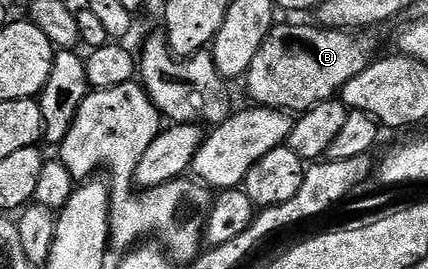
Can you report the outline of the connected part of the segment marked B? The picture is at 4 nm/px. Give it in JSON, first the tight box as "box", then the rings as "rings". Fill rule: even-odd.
{"box":[243,21,374,113],"rings":[[[281,21],[270,29],[243,76],[243,83],[256,106],[290,113],[307,112],[323,101],[340,96],[347,81],[359,77],[359,73],[374,62],[373,43],[364,39],[364,34],[312,26]]]}

